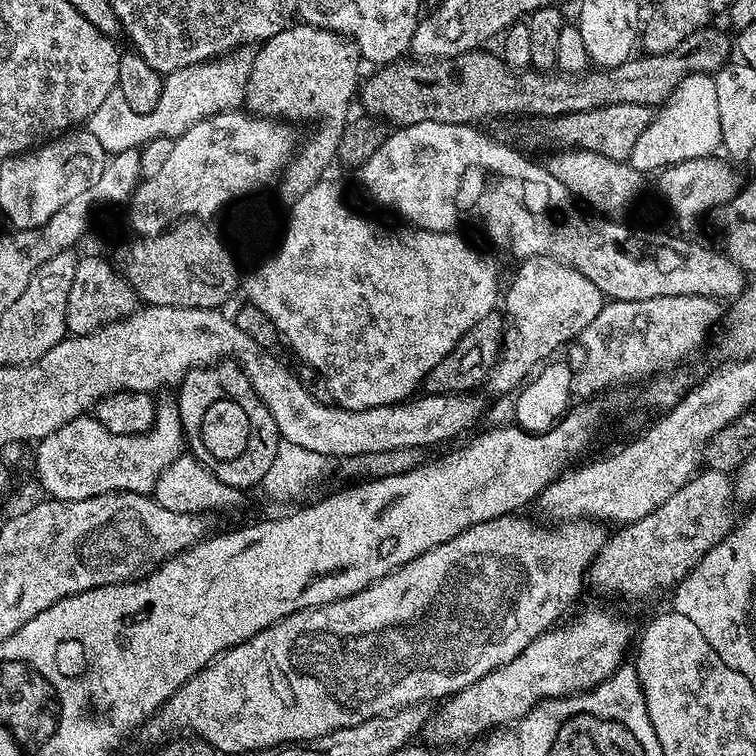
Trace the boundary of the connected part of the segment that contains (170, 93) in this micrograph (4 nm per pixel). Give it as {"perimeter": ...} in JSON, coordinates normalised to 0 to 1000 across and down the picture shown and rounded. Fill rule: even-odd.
{"perimeter":[[[269,83],[221,97],[217,101],[214,130],[209,130],[209,140],[204,140],[204,146],[192,153],[183,153],[163,140],[148,143],[147,136],[130,140],[127,149],[114,161],[115,173],[122,175],[124,181],[130,183],[143,204],[152,204],[173,196],[184,197],[210,180],[229,183],[239,180],[253,164],[261,164],[265,159],[284,153],[287,148],[316,144],[323,136],[319,102],[307,101],[303,103],[302,111],[307,116],[300,116],[296,111],[280,116],[279,108],[270,102],[275,90],[276,86]]]}

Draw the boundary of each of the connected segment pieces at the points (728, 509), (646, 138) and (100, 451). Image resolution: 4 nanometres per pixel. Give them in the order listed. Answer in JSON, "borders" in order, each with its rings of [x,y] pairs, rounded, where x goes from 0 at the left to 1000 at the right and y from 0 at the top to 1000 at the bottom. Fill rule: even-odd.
{"borders":[[[[922,623],[854,685],[816,697],[815,705],[806,708],[778,754],[782,776],[784,772],[831,794],[852,794],[877,778],[893,779],[927,738],[968,702],[968,667],[971,640],[964,626]]],[[[919,95],[903,104],[903,108],[872,142],[860,167],[849,175],[848,181],[839,190],[839,198],[831,210],[839,224],[848,228],[857,228],[857,225],[870,228],[886,217],[943,205],[954,194],[947,114],[946,102],[933,95]]],[[[231,522],[216,524],[206,529],[206,557],[196,570],[185,571],[181,577],[143,571],[140,563],[135,563],[131,556],[112,548],[104,556],[95,556],[71,574],[52,583],[46,589],[48,630],[53,634],[54,643],[63,649],[60,652],[71,661],[107,661],[136,651],[176,651],[189,656],[205,652],[214,622],[220,622],[220,616],[231,611],[246,593],[243,565],[238,557]]]]}

